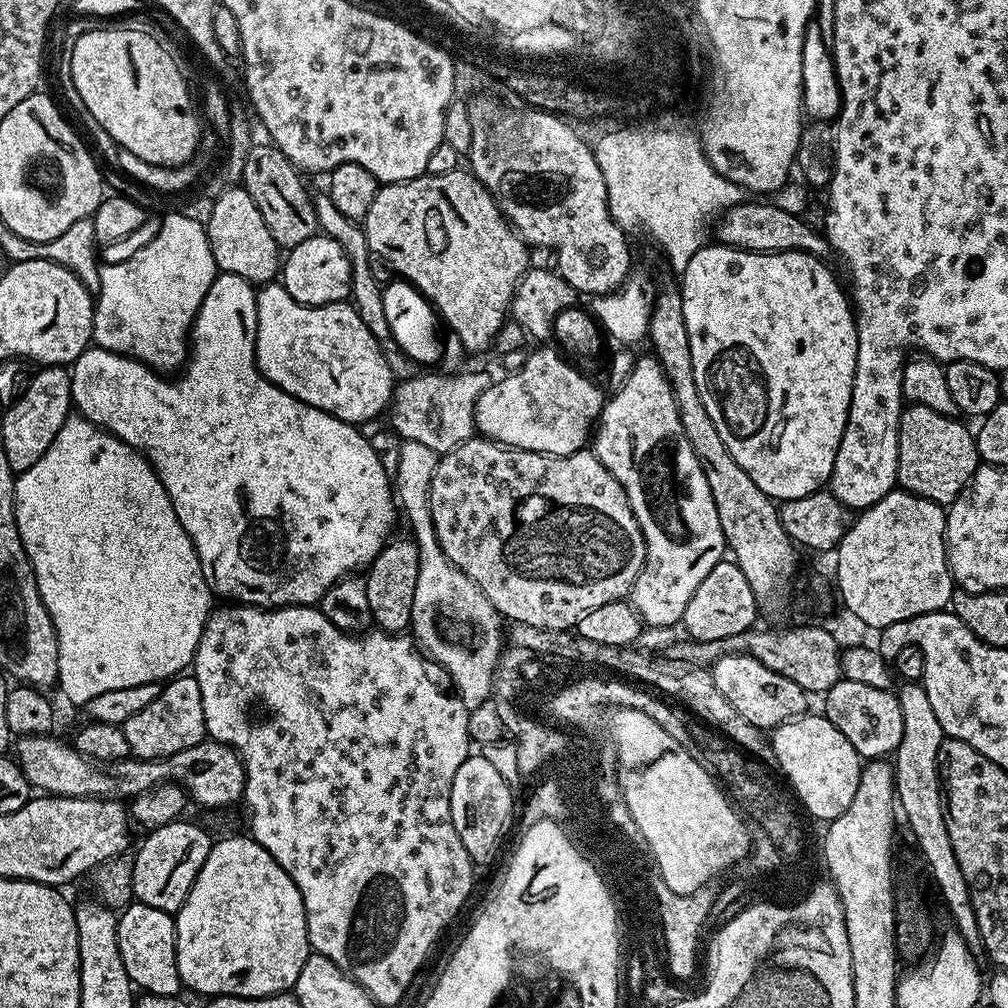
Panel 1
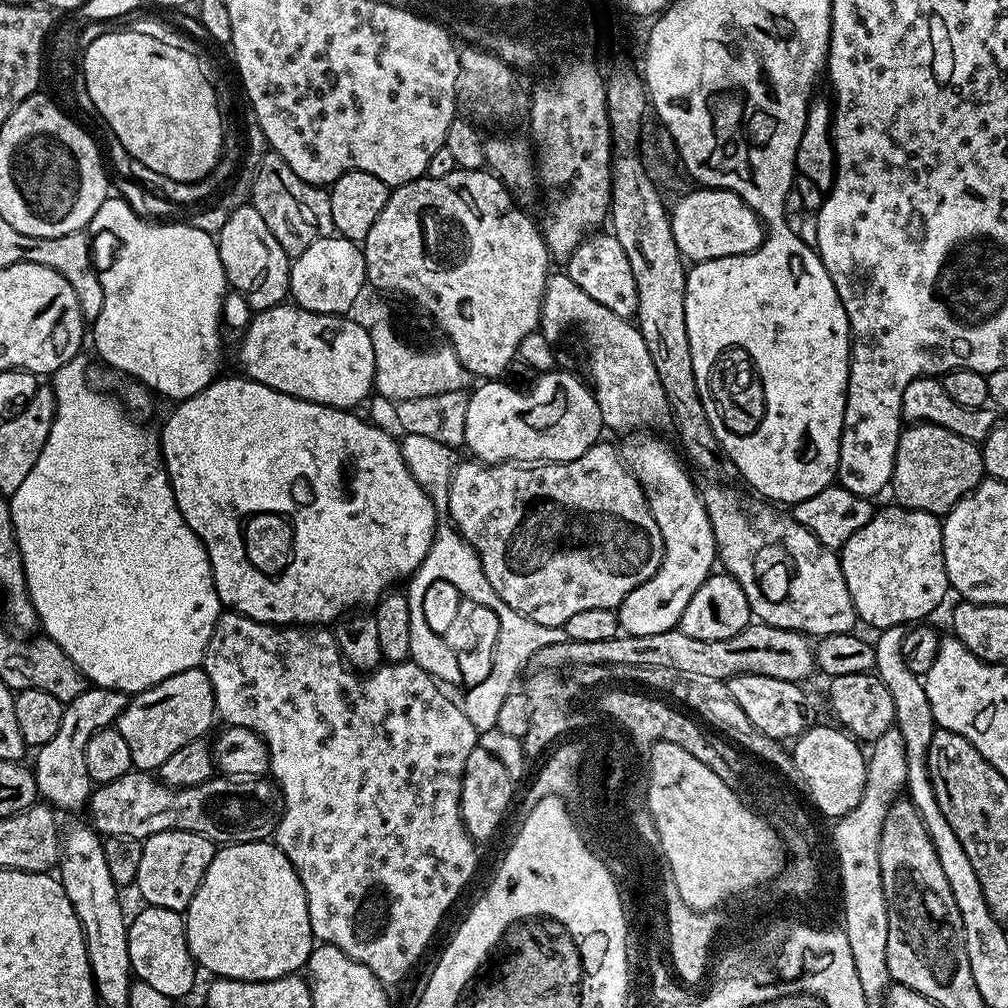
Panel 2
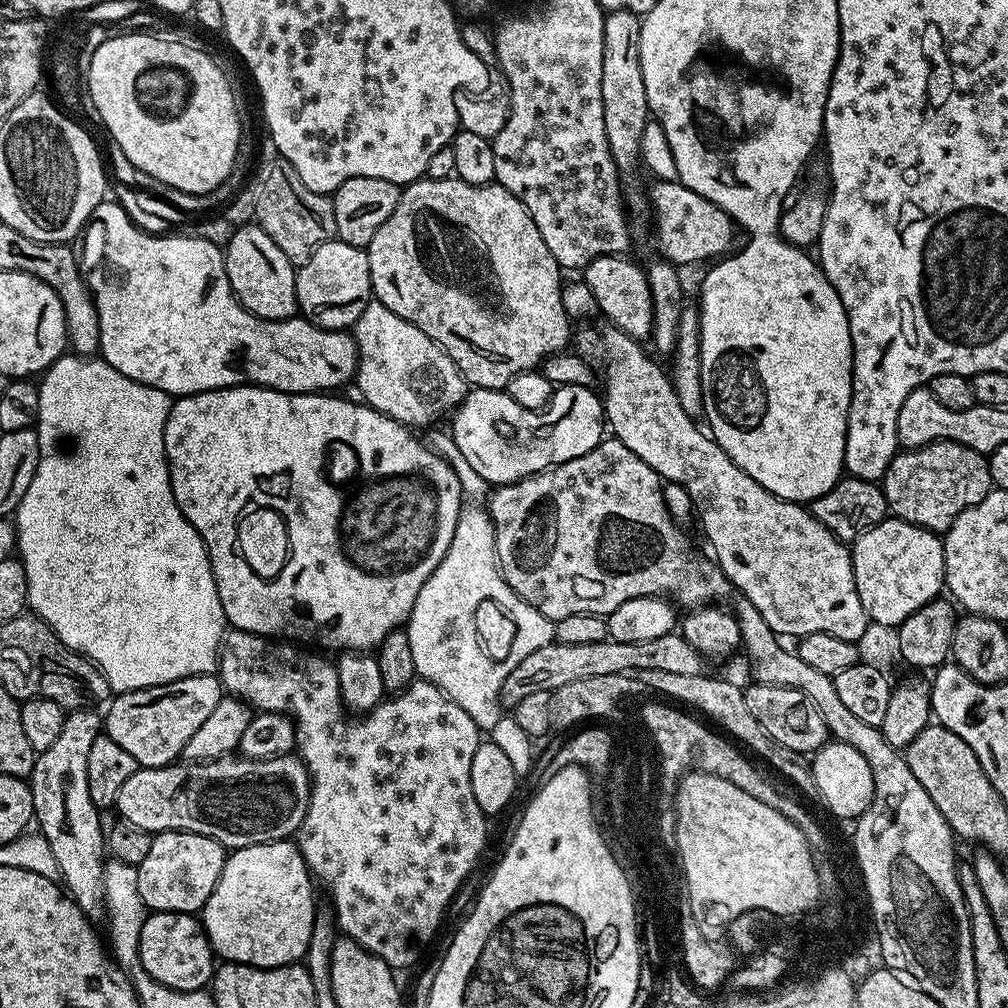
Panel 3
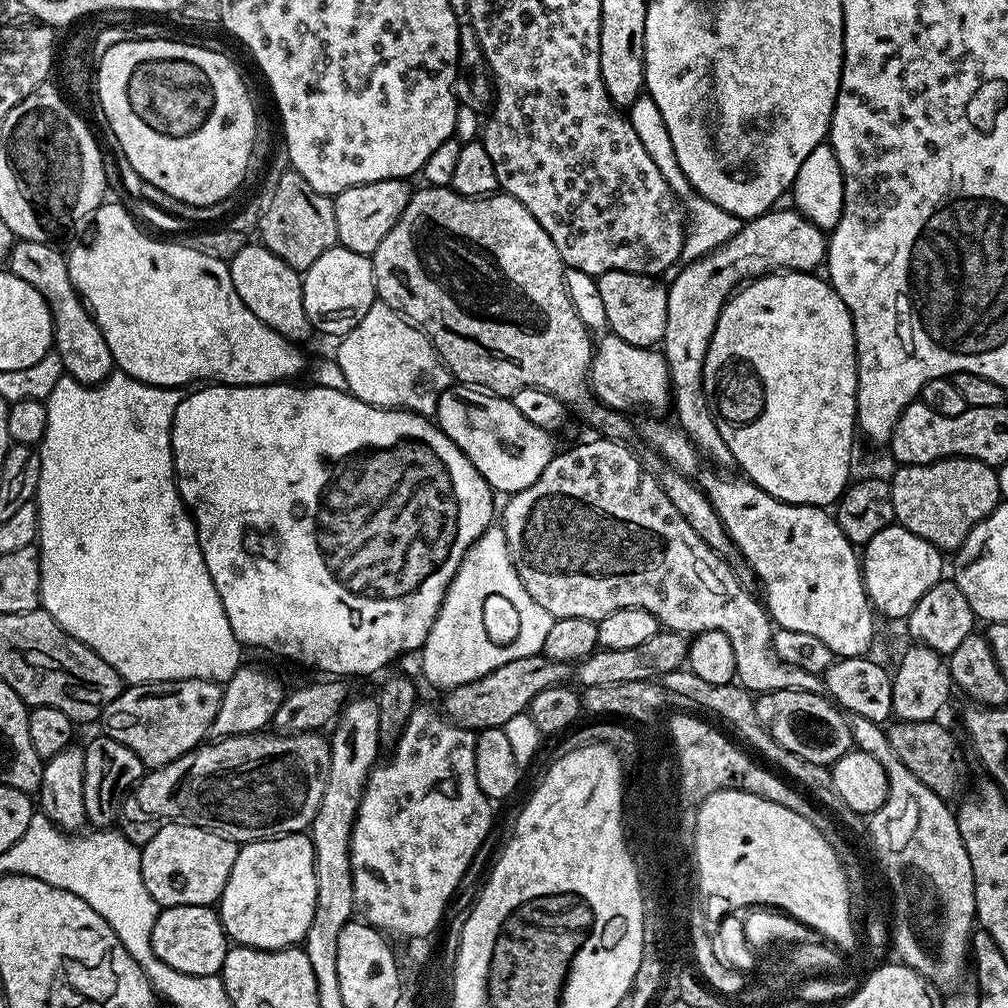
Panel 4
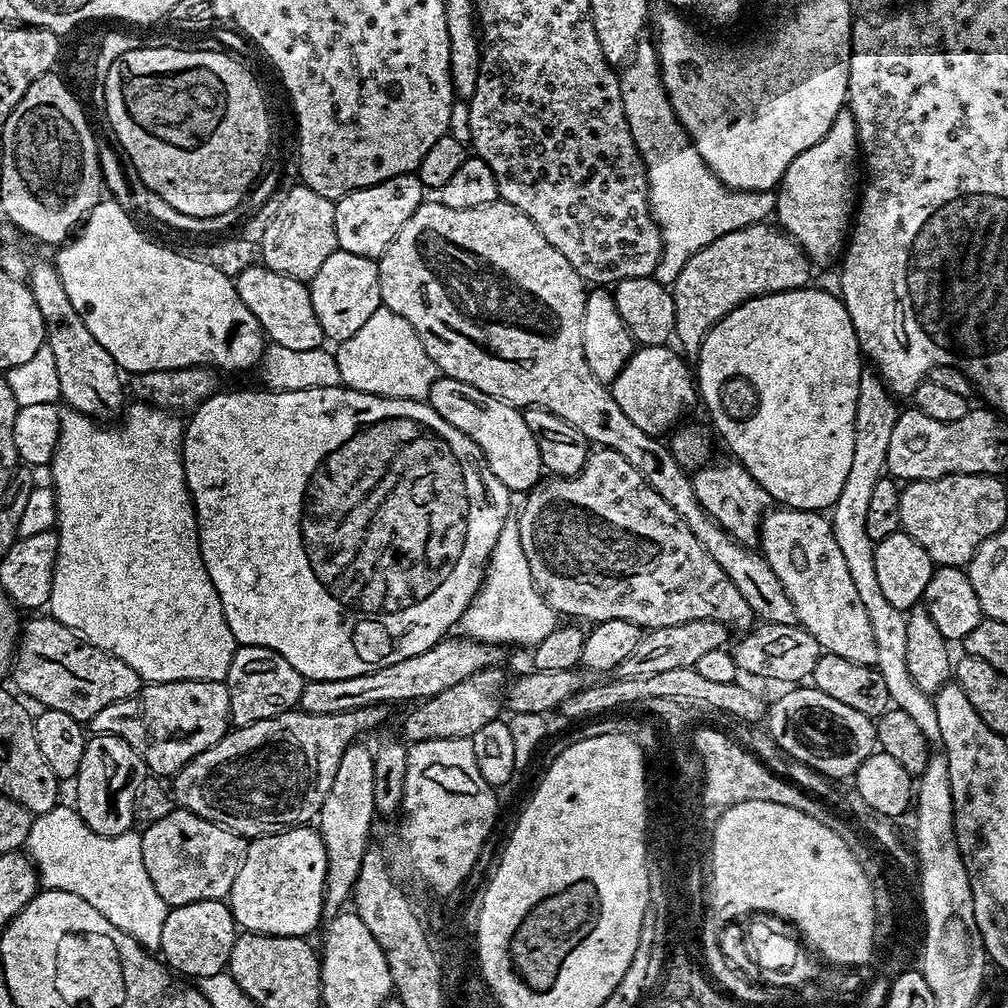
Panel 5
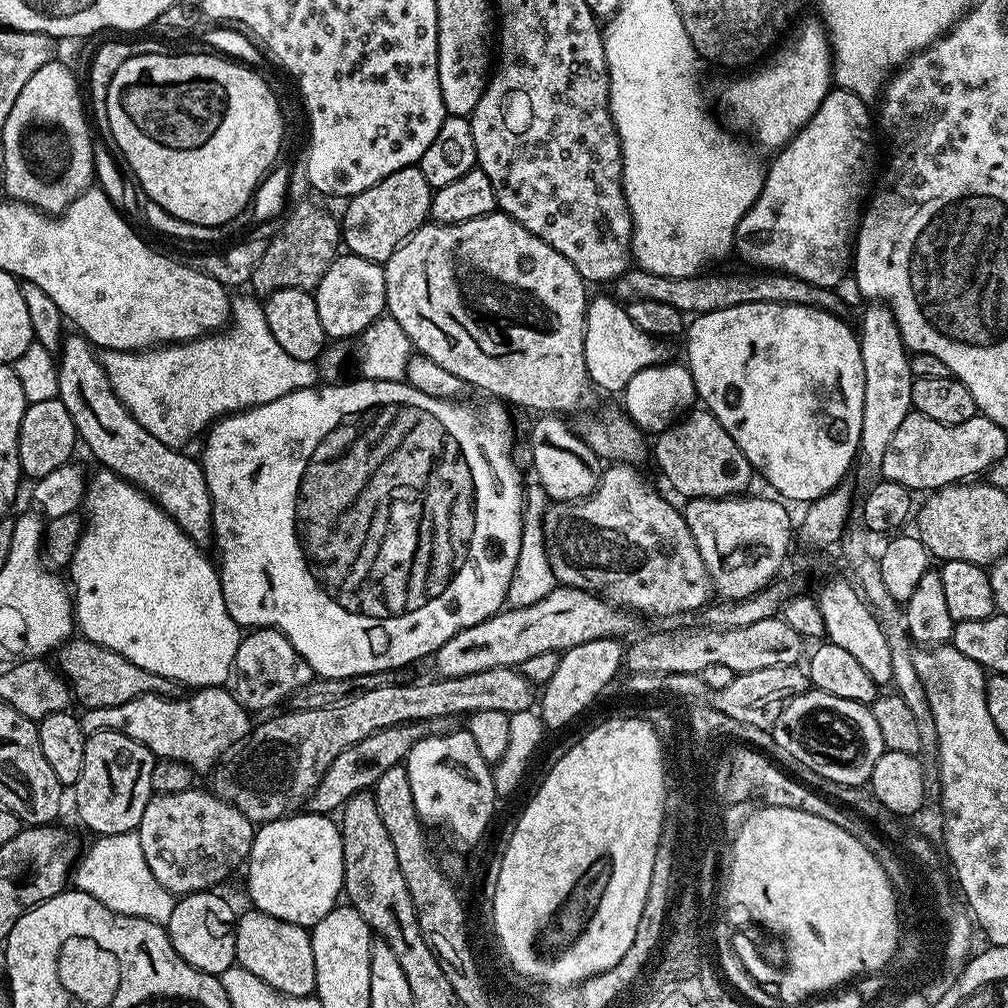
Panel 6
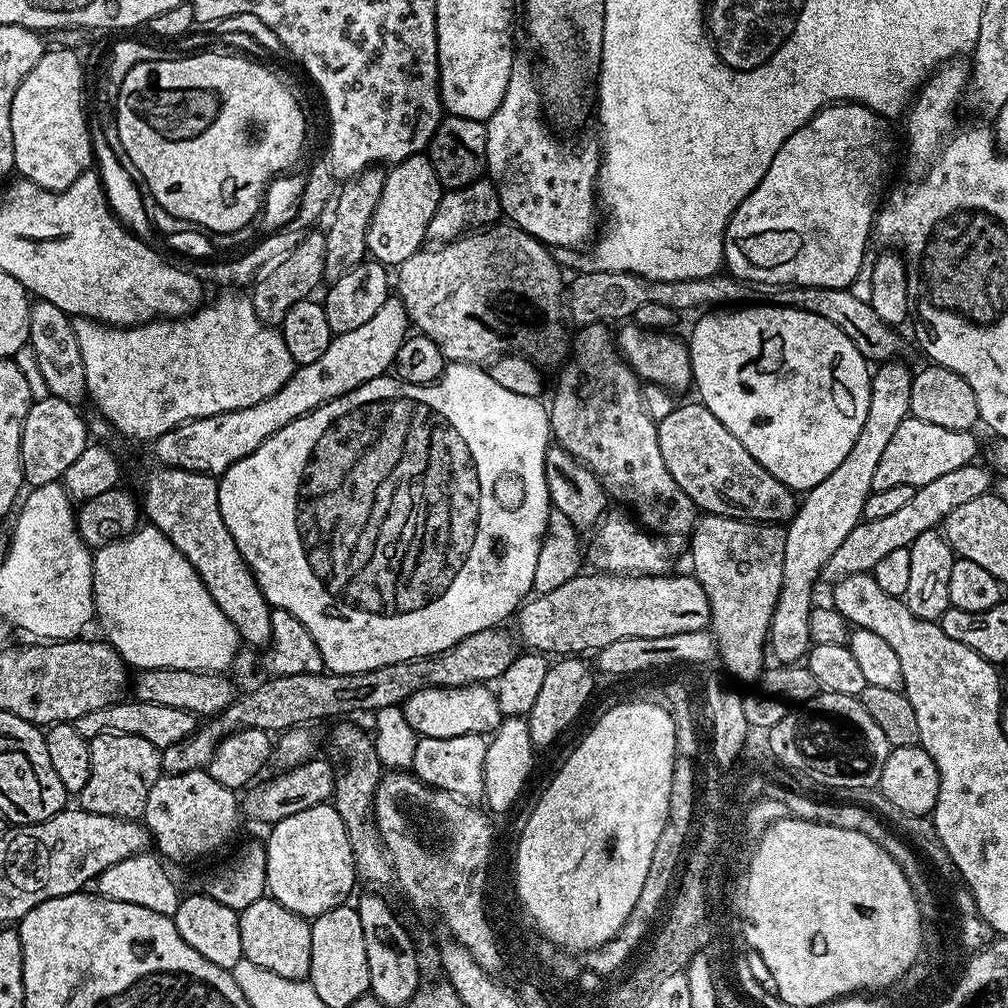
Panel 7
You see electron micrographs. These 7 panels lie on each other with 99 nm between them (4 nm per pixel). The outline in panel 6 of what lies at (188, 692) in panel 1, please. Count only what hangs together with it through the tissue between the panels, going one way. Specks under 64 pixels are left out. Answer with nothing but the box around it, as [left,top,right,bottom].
[80,687,254,773]

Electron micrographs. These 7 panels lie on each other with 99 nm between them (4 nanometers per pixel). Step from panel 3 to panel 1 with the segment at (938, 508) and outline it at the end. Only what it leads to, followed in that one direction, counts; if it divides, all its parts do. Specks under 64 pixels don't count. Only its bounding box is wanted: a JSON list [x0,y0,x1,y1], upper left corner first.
[896,404,982,506]

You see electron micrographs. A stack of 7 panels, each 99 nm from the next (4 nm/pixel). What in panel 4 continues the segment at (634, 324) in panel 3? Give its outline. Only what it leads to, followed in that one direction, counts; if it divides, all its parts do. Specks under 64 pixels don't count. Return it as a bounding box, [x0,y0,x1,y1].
[595,270,667,349]

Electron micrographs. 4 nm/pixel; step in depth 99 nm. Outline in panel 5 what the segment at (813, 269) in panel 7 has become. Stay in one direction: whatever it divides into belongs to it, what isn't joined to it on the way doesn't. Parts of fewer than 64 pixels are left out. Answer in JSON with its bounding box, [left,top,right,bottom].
[776,110,860,266]

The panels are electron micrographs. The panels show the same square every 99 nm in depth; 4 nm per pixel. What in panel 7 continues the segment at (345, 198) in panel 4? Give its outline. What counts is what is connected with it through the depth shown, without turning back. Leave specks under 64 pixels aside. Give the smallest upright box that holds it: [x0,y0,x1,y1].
[366,154,442,266]

